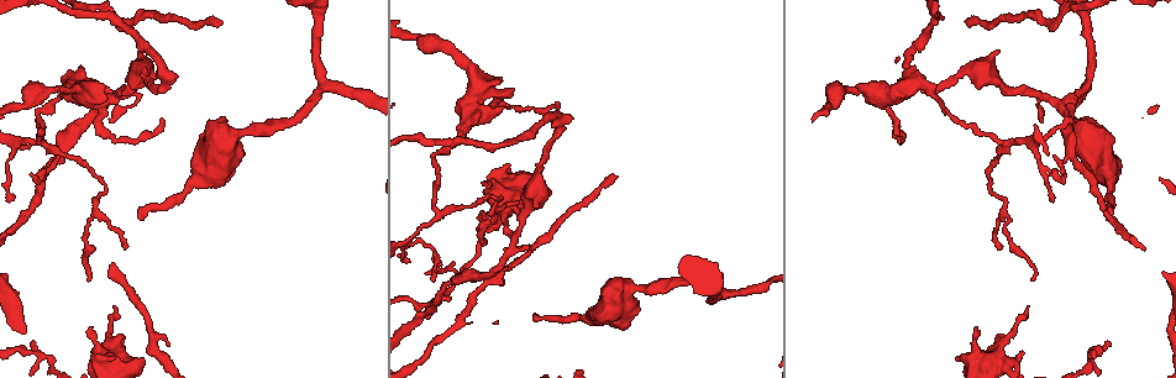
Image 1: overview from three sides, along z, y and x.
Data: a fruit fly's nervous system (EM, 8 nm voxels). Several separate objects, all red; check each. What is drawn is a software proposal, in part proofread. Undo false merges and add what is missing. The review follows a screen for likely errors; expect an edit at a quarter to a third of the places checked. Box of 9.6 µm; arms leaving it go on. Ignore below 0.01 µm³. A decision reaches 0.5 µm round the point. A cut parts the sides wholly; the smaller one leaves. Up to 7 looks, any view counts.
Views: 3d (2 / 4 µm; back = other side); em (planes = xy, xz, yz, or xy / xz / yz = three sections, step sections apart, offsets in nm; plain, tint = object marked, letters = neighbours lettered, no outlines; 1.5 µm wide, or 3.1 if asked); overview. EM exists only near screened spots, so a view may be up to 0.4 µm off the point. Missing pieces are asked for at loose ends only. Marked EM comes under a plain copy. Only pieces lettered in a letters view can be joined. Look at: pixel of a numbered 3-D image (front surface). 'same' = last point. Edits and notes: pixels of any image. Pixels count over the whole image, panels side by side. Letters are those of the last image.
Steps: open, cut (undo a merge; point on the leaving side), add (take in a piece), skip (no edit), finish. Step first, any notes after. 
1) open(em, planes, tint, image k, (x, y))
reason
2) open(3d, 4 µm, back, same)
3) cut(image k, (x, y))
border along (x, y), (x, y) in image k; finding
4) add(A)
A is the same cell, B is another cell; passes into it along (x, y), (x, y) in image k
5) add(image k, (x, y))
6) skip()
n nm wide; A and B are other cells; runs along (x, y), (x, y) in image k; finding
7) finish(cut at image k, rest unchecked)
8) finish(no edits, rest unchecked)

open(3d, 4 µm, image 1, (130, 140))
abrupt turn

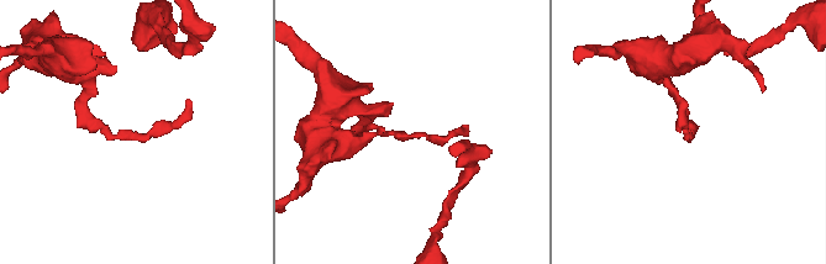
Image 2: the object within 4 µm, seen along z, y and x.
open(em, xz, step 4, tint, image 2, (411, 134))

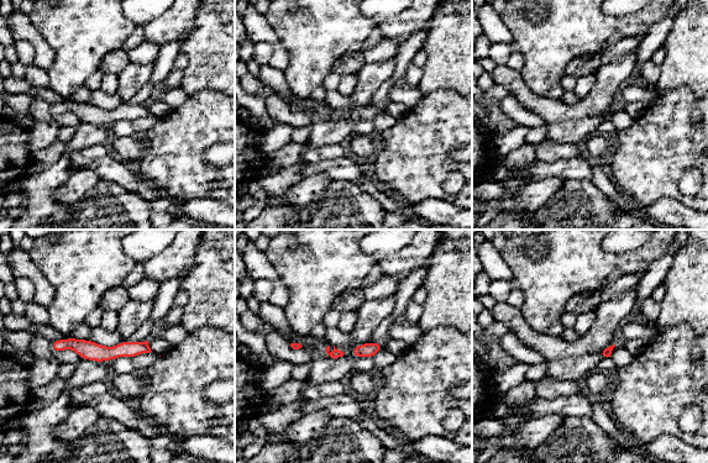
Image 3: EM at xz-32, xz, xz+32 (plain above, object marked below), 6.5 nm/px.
open(em, xz, step 4, letters, same)
see the neighbours

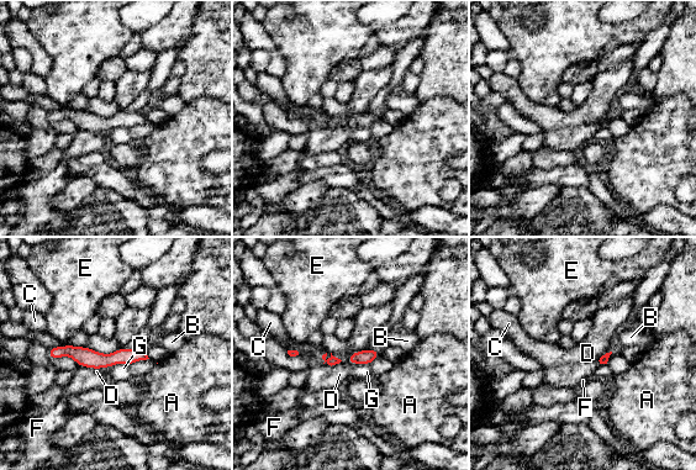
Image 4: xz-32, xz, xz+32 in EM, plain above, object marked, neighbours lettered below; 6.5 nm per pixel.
skip()
60 nm wide; A, B, C, D, E, F and G are other cells; one neuron here

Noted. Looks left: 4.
open(3d, 2 µm, image 1, (996, 51))
free end

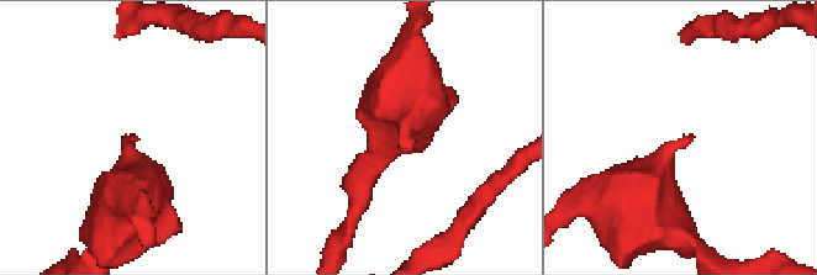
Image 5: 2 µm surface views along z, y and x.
open(em, xz, step 8, letters, image 5, (124, 138))

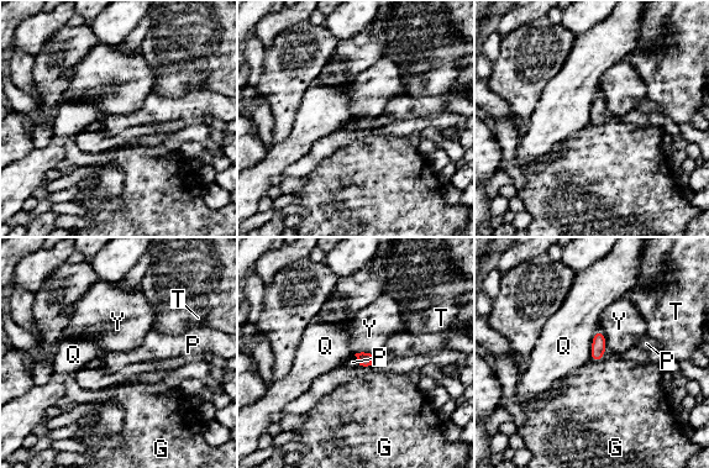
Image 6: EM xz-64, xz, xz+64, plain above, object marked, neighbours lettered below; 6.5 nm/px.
open(em, planes, letters, same)
another direction

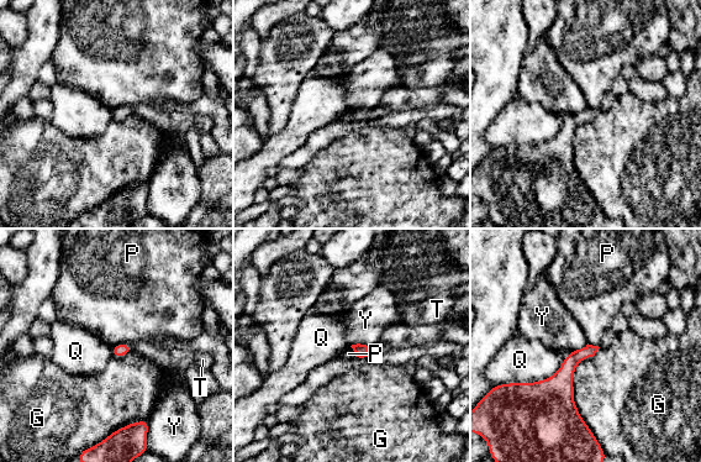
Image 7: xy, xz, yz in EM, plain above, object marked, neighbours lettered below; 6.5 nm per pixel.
skip()
G touches over 550 nm; G, P, Q, T and Y are other cells; border along (588, 342), (599, 347) in image 7; no lettered piece goes on from it

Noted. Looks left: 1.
finish(no edits, rest unchecked)

